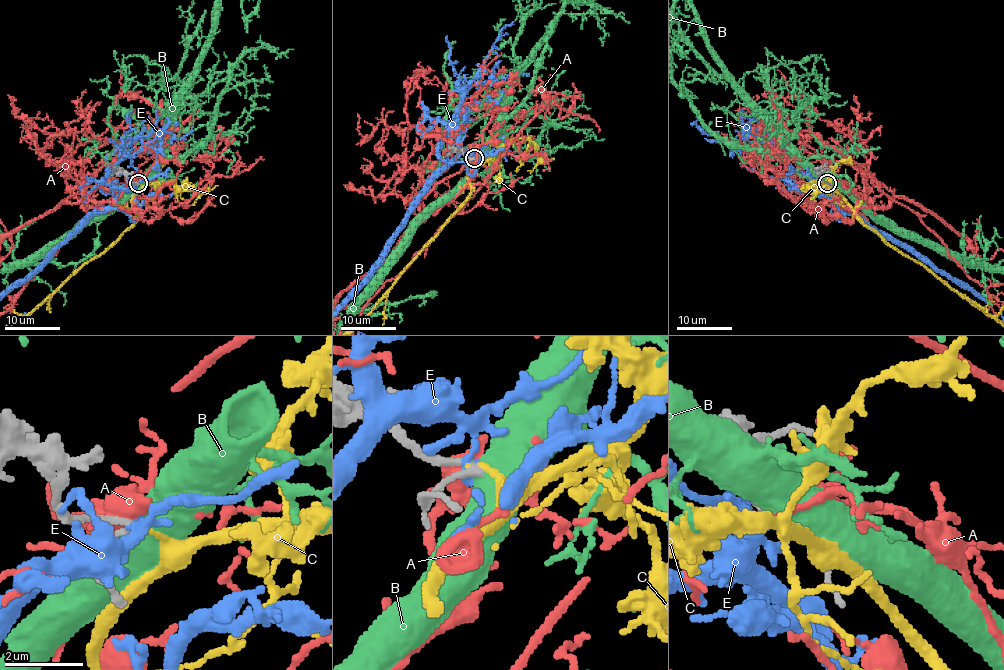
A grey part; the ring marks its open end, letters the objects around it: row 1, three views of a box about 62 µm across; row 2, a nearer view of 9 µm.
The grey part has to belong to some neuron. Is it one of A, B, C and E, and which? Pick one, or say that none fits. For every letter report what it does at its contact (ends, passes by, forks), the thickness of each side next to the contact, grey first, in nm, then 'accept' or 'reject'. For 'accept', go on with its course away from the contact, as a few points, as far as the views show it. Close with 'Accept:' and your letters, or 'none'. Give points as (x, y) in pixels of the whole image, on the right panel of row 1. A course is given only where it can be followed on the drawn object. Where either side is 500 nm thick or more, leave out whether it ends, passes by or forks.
A: it forks; calibres 200 and 360 nm; reject
B: calibres 150 and 750 nm; reject
C: it ends; calibres 170 and 140 nm; accept
E: it ends; calibres 180 and 280 nm; reject
Accept: C

